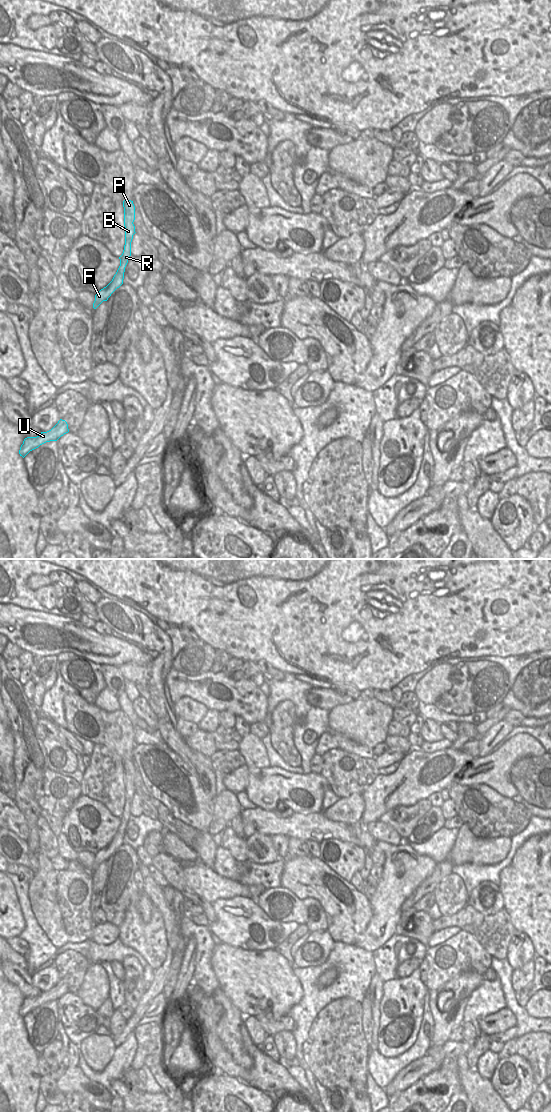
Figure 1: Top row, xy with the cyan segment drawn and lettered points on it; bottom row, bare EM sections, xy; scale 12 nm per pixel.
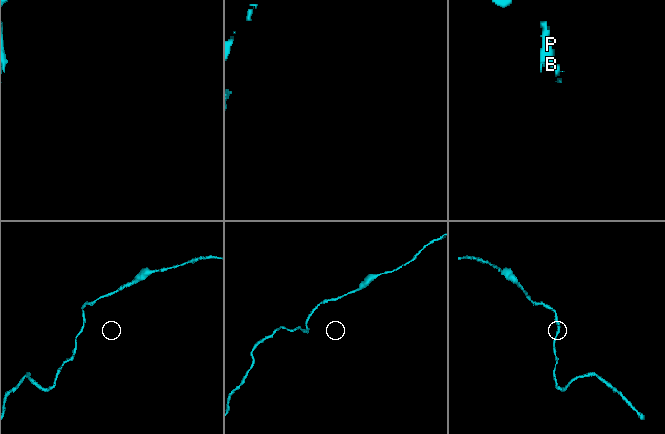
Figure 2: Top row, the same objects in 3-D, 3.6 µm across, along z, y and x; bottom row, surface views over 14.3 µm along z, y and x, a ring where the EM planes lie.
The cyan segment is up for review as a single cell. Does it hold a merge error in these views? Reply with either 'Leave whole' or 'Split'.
Leave whole.

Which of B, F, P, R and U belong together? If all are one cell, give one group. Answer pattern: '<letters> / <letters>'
B F P R U

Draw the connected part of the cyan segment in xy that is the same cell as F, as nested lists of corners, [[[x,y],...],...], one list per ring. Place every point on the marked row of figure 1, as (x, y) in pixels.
[[[124,200],[124,226],[125,226],[125,245],[122,255],[119,257],[120,266],[114,275],[112,281],[95,295],[93,308],[96,309],[103,301],[107,301],[111,294],[123,284],[125,267],[131,256],[131,242],[135,232],[133,224],[135,220],[135,206],[133,201]]]

